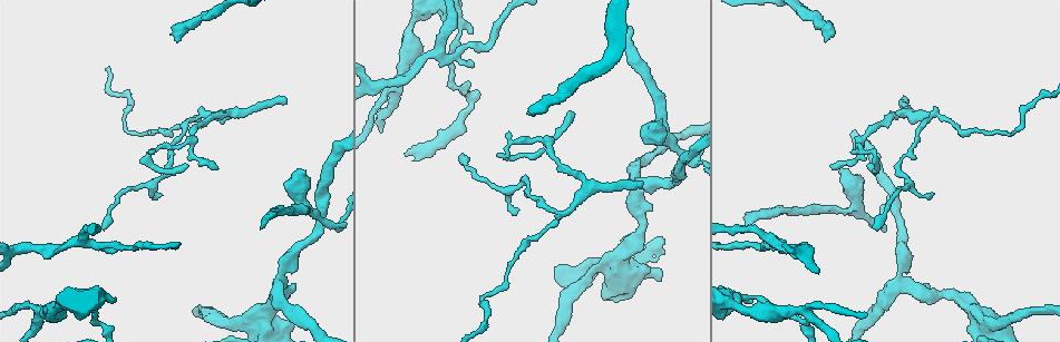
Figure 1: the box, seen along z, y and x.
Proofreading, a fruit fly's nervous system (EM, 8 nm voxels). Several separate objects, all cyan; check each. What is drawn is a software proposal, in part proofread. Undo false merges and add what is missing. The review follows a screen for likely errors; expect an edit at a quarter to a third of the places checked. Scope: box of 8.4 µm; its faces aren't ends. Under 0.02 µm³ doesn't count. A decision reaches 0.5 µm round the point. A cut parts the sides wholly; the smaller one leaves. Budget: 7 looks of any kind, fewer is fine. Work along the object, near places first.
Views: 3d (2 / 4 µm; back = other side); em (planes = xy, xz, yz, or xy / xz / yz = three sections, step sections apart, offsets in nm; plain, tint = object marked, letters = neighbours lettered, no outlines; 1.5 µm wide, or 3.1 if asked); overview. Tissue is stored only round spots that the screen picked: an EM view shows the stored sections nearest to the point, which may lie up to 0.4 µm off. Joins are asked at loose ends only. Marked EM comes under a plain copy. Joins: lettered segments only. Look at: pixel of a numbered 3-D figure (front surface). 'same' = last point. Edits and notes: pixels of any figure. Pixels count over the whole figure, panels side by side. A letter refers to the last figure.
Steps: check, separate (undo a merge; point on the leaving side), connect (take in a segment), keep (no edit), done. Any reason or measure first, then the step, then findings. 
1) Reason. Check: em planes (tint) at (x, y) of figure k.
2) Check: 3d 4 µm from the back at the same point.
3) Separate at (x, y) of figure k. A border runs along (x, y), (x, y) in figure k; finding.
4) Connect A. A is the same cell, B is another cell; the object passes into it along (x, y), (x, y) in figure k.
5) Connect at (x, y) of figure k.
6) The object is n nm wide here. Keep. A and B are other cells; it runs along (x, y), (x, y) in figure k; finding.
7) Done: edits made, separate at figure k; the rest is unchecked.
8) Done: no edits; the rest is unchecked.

Free end. Check: 3d 4 µm at (902, 98) of figure 1.

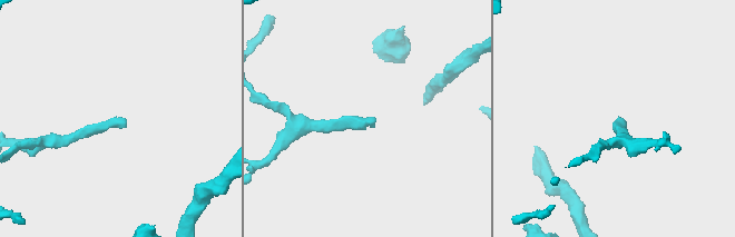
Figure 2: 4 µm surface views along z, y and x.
Shape alone is not enough. Check: em yz step 4 (tint) at (620, 118) of figure 2.

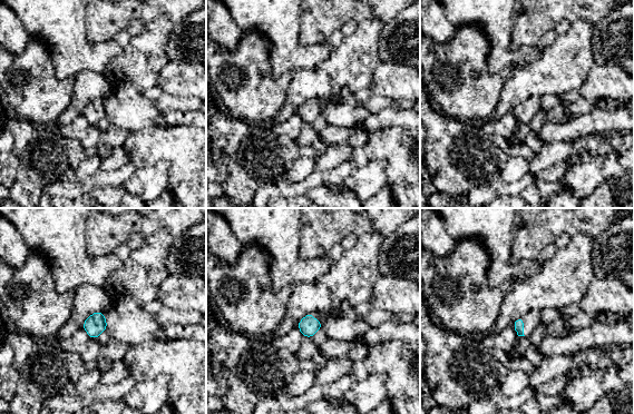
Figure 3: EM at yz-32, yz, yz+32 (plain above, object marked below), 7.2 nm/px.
Check: em planes (letters) at the same point.

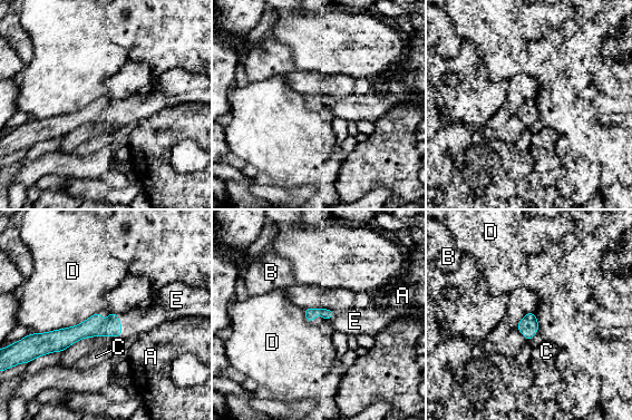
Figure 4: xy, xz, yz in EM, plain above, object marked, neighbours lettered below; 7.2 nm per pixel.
The longest contact is with D, 500 nm. Connect at (137, 321) of figure 4. E is the same cell, A, B, C and D are other cells; the cell continues.

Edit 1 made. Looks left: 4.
End of a long branch. Check: 3d 2 µm at (260, 227) of figure 1.

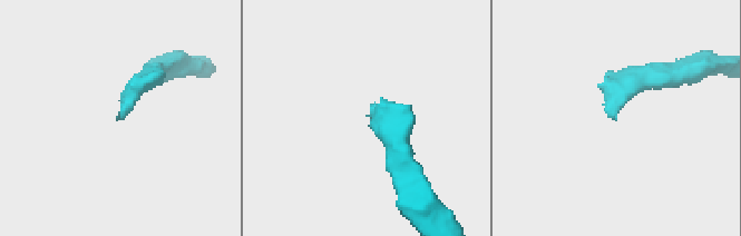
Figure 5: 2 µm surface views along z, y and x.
Check: em planes (letters) at (120, 117) of figure 5.

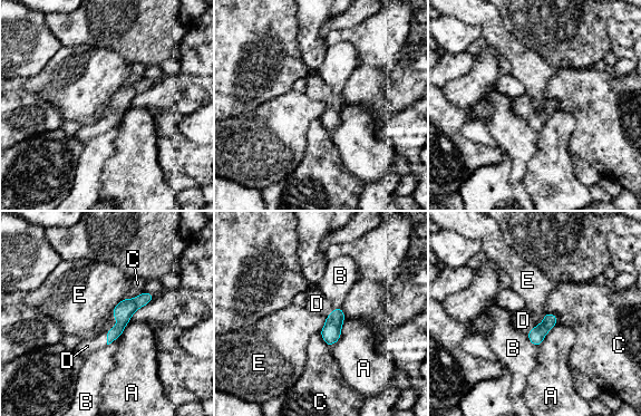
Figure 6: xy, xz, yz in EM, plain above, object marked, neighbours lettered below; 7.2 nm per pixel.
Connect at (87, 346) of figure 6. D is the same cell, A, B, C and E are other cells; the object passes into it along (123, 311), (113, 327), (87, 346) in figure 6; it goes on there.

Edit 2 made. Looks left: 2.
Check: overview.

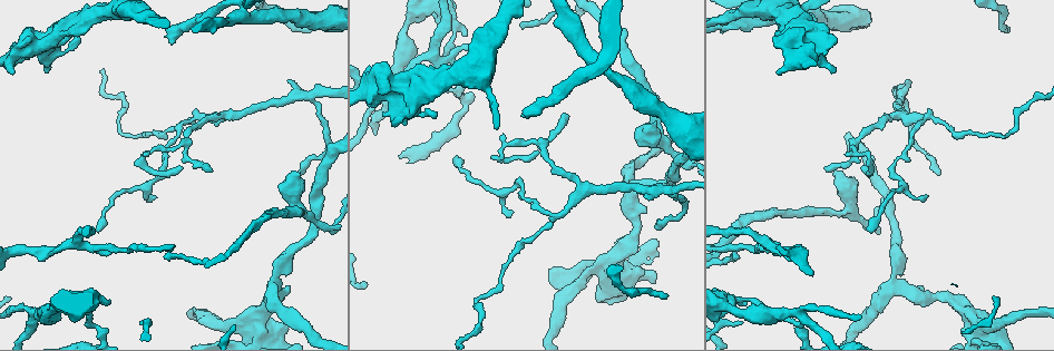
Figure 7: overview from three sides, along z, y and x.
Branch stops here. Check: em planes (letters) at (420, 65) of figure 7.

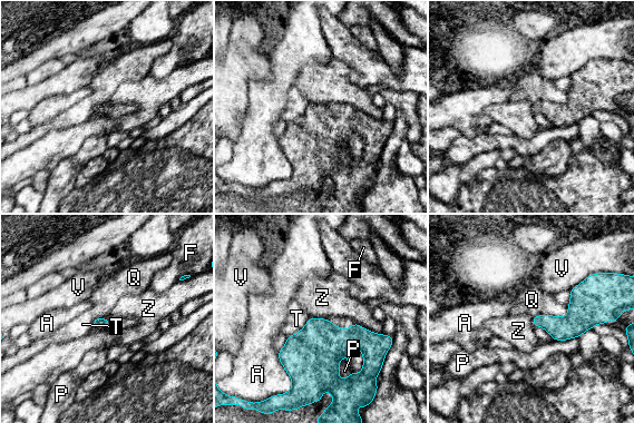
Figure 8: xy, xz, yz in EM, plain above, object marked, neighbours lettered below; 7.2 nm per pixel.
Keep. A, F, P, Q, T, V and Z are other cells; a border runs along (353, 321), (380, 334) in figure 8; none of them fits.

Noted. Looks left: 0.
Done: edits made, connect at figure 4, connect at figure 6; the rest is unchecked.

